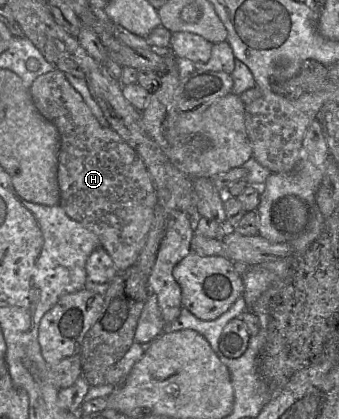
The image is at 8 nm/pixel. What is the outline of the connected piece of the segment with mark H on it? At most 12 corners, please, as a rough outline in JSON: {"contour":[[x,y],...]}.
{"contour":[[55,68],[30,88],[60,135],[66,214],[119,274],[155,220],[139,154]]}

